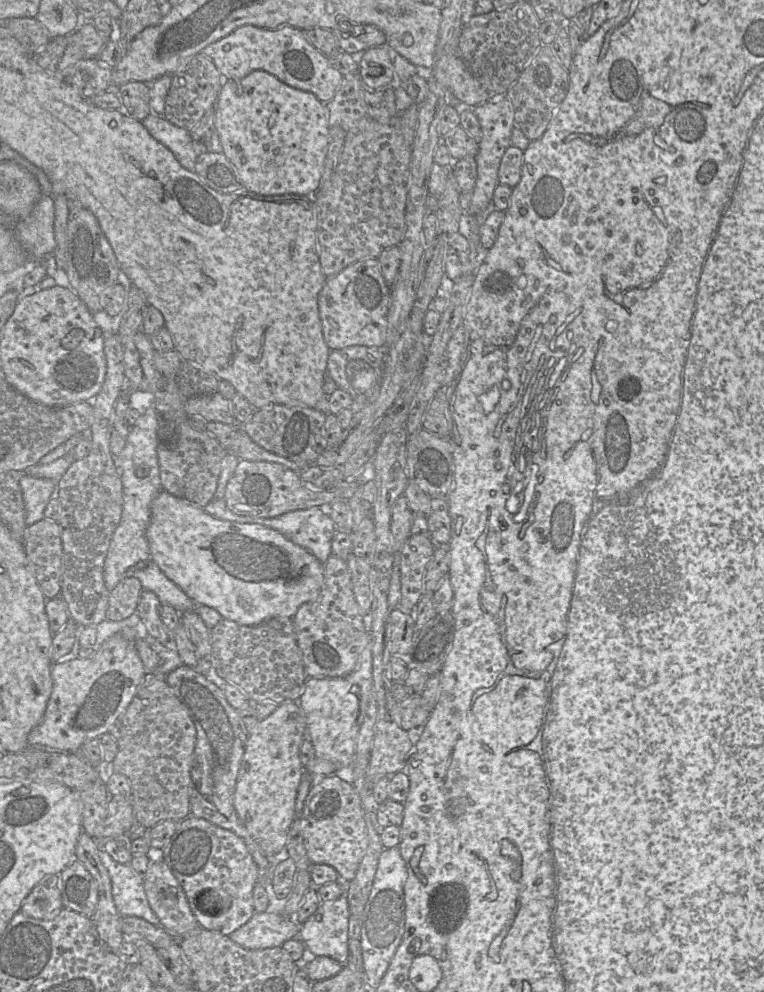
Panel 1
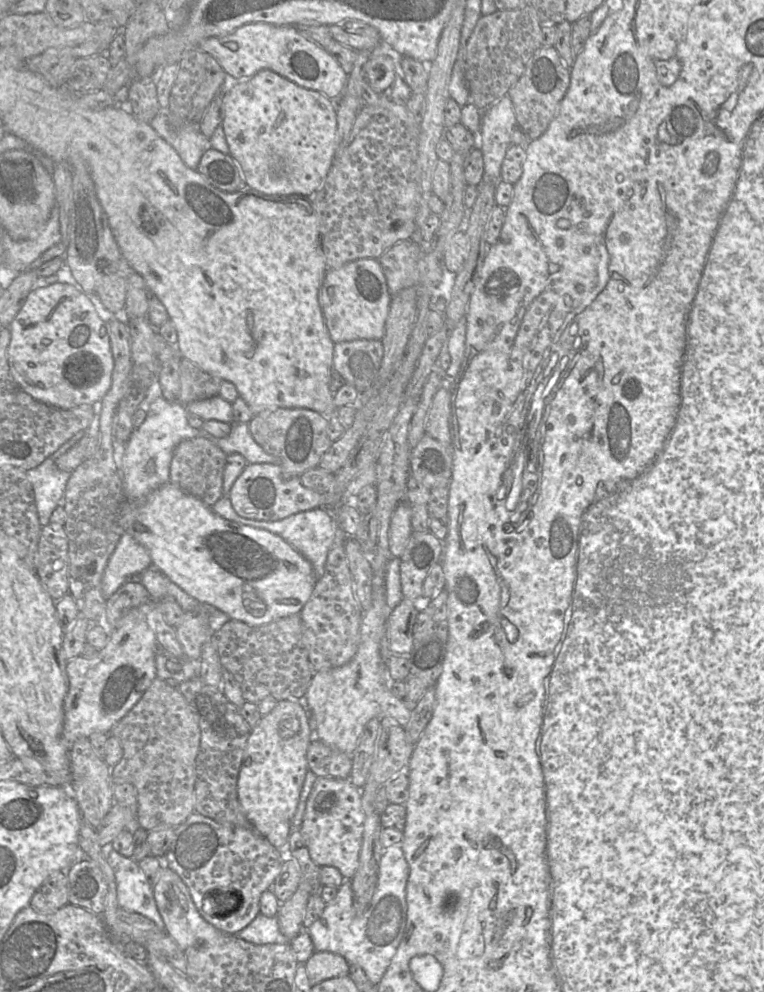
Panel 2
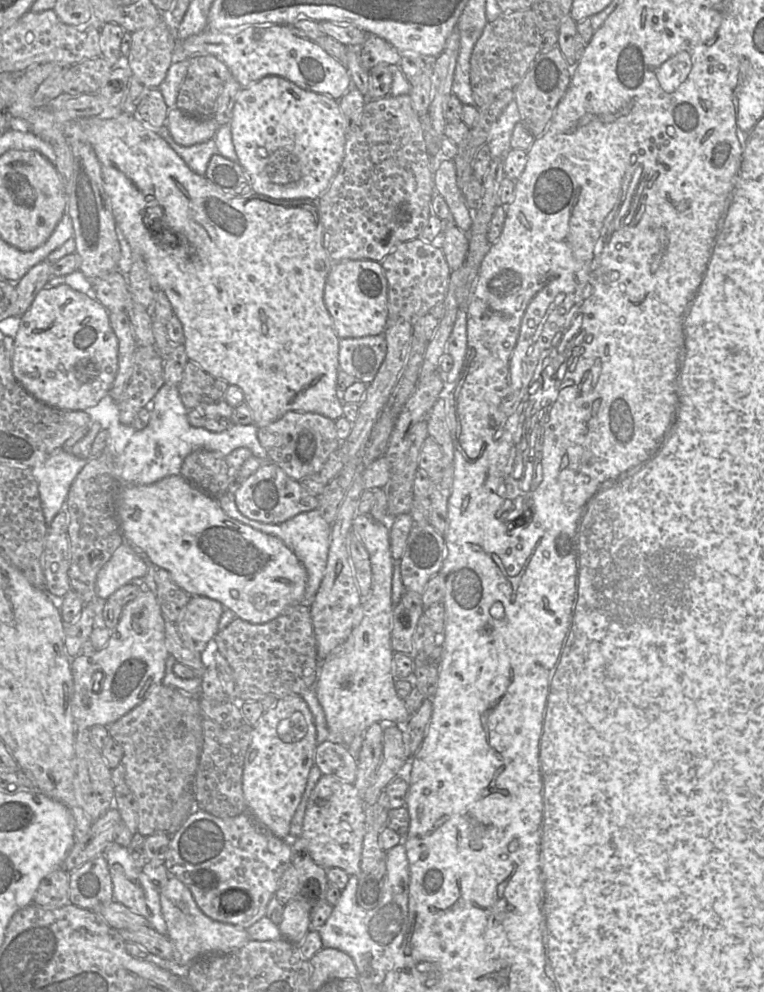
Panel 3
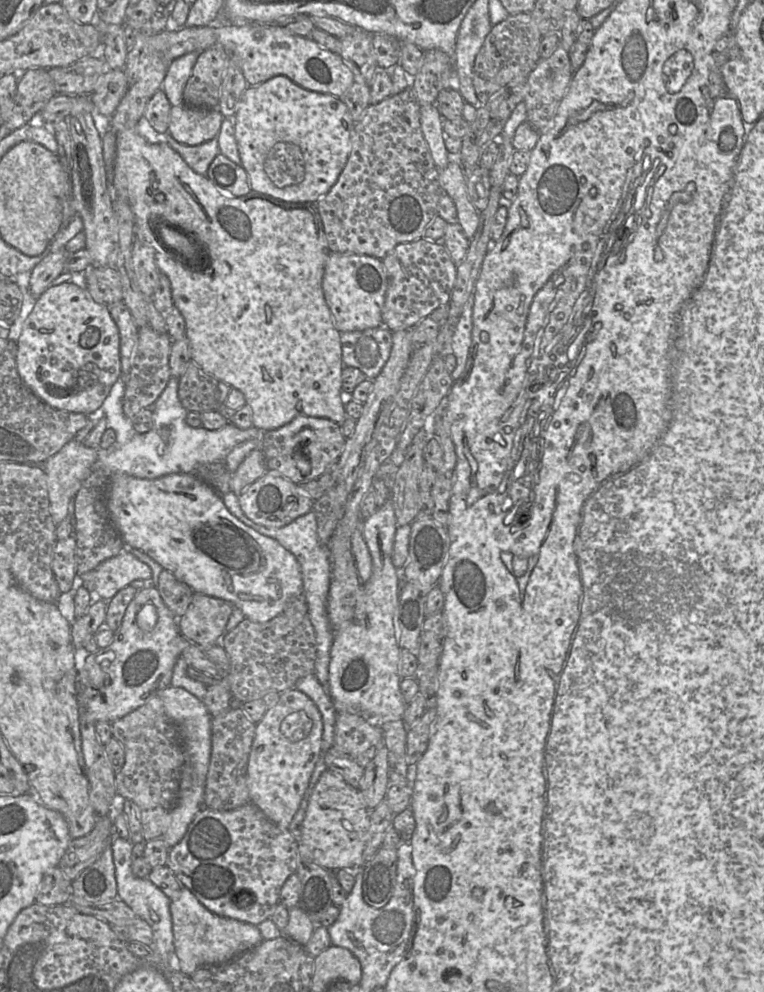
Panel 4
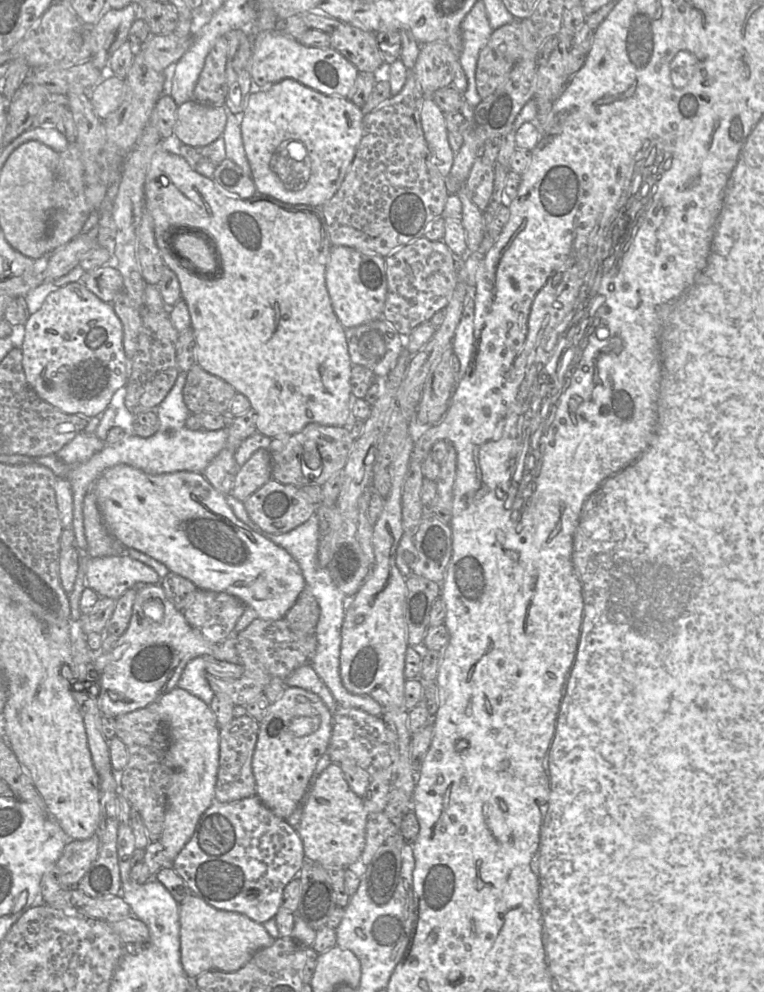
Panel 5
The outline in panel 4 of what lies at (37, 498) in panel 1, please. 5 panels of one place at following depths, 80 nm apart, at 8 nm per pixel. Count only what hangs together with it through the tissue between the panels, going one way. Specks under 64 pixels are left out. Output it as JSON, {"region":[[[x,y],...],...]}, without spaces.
{"region":[[[72,439],[43,462],[50,513],[56,525],[68,516],[68,506],[98,459],[98,450]]]}

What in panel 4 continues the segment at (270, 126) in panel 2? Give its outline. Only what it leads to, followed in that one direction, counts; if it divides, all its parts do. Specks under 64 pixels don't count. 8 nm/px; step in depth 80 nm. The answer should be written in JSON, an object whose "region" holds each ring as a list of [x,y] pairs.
{"region":[[[275,76],[257,86],[248,86],[243,92],[238,109],[234,116],[235,139],[252,192],[269,195],[285,203],[316,203],[335,185],[348,161],[352,148],[352,131],[354,121],[343,101],[335,96],[306,90],[285,76]]]}

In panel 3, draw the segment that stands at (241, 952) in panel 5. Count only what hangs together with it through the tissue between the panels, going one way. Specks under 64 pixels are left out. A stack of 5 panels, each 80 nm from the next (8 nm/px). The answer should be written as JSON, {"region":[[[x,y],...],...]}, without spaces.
{"region":[[[171,876],[159,892],[167,936],[174,947],[173,961],[180,967],[188,968],[193,961],[205,955],[228,953],[243,947],[251,940],[246,929],[206,916],[197,906],[189,888],[176,877]]]}

